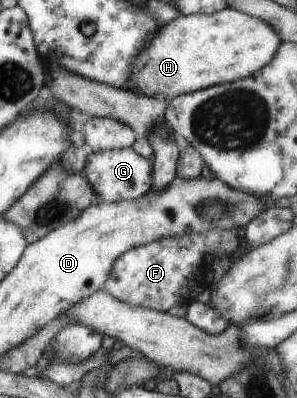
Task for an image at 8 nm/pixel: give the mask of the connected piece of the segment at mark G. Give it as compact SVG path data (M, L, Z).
M131 148L103 149L87 155L82 173L97 193L97 202L129 201L144 195L151 187L152 163Z

